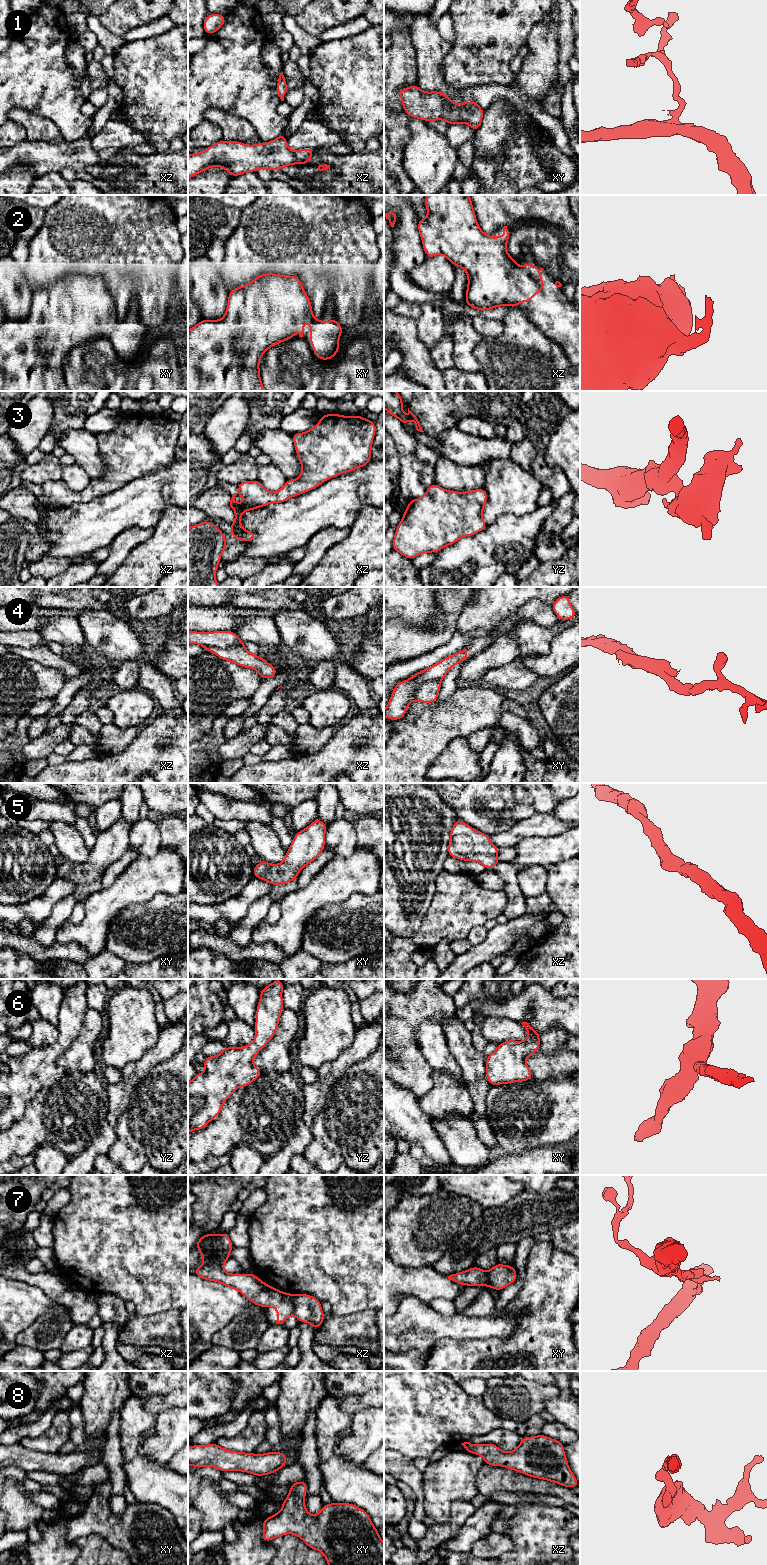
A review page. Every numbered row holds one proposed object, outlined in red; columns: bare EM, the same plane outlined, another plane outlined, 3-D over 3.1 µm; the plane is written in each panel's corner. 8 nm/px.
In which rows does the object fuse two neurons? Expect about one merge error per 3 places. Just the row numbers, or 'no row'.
4, 7

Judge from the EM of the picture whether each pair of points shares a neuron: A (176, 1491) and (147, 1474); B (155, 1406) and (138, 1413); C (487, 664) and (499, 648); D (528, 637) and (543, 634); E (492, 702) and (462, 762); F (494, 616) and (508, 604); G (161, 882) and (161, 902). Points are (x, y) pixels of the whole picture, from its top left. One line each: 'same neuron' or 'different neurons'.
A: same neuron
B: different neurons
C: same neuron
D: same neuron
E: different neurons
F: same neuron
G: different neurons

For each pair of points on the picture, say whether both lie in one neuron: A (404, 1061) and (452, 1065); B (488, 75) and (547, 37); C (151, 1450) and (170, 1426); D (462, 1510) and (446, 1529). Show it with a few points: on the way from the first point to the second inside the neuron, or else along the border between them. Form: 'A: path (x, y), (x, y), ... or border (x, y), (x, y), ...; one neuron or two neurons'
A: border (417, 1042), (421, 1054), (434, 1070); two neurons
B: border (536, 22), (530, 30), (526, 44); two neurons
C: path (157, 1444), (169, 1432); one neuron
D: path (459, 1515), (451, 1525); one neuron

